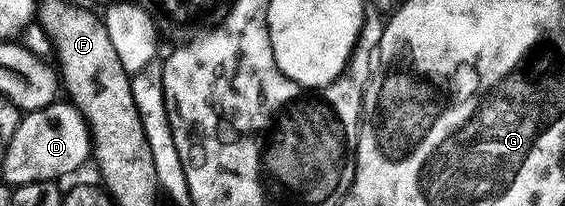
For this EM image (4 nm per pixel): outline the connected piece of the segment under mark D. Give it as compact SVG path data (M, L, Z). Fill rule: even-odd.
M56 101L39 111L26 112L20 118L21 131L21 183L62 180L62 175L71 175L87 158L93 155L93 131L79 108L70 101Z

